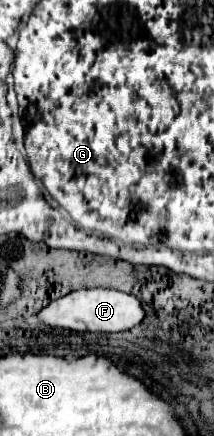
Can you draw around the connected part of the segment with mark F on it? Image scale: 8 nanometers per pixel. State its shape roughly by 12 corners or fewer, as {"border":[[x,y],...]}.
{"border":[[81,288],[37,312],[51,328],[121,332],[143,320],[131,294]]}

